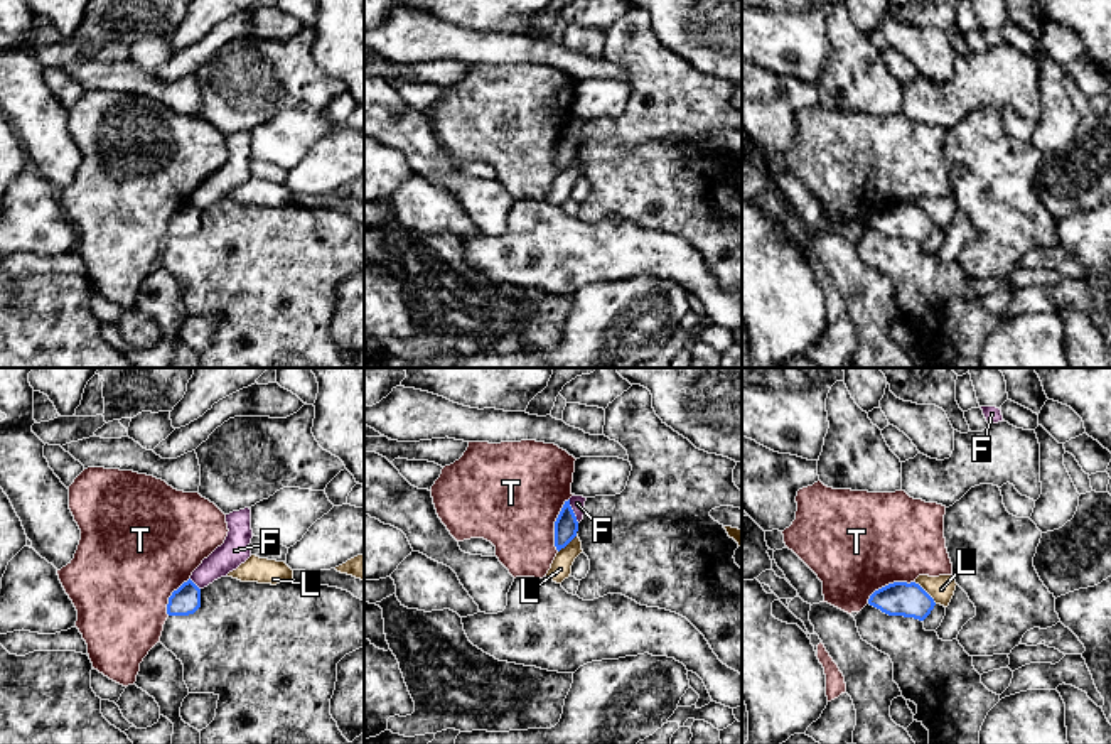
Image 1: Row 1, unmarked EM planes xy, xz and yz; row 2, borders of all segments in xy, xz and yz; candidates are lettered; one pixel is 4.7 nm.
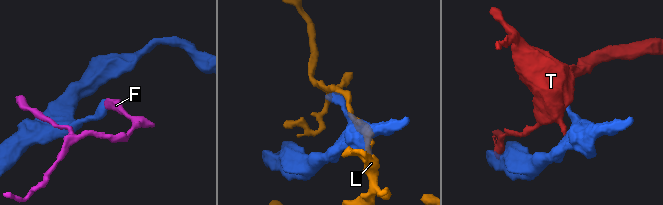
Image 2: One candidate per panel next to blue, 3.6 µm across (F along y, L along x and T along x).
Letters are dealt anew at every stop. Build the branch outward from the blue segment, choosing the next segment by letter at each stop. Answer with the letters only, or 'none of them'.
none of them

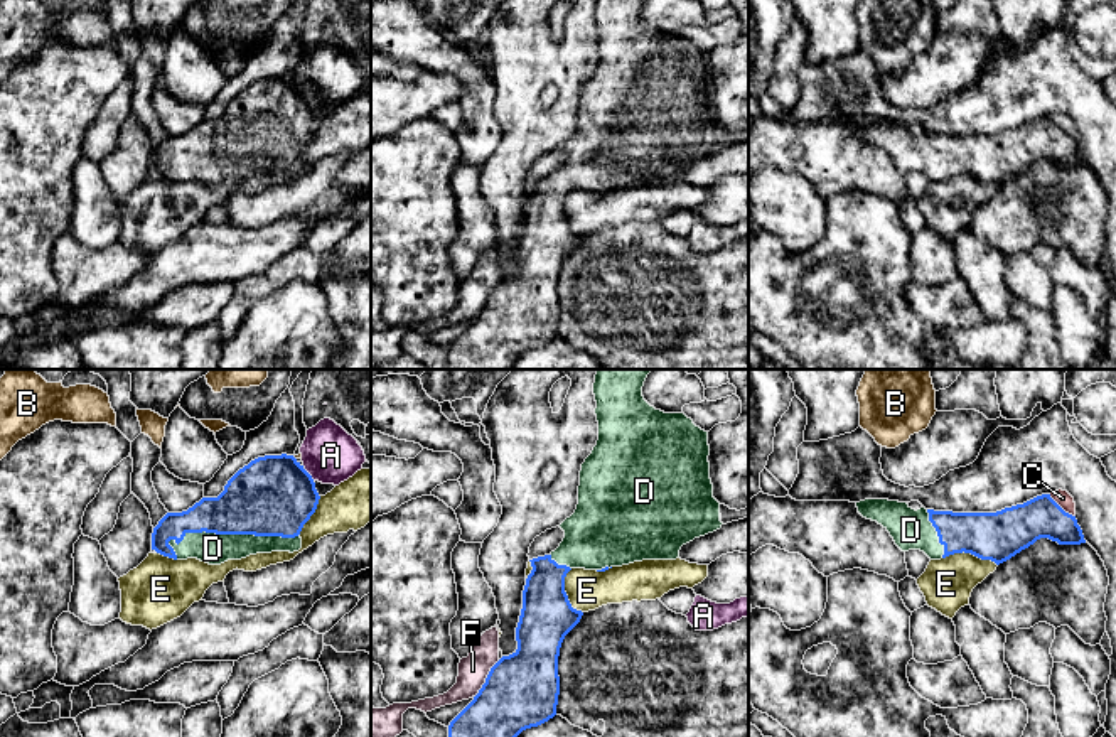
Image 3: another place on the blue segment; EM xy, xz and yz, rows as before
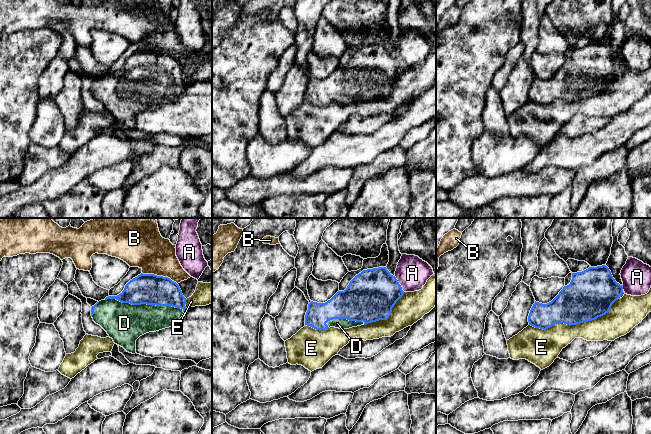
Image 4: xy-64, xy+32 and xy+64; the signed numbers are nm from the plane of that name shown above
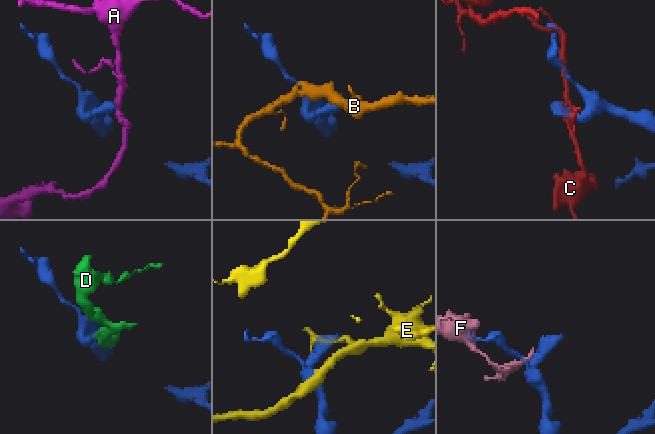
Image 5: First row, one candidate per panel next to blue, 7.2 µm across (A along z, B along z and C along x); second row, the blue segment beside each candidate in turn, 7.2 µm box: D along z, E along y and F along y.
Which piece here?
D

